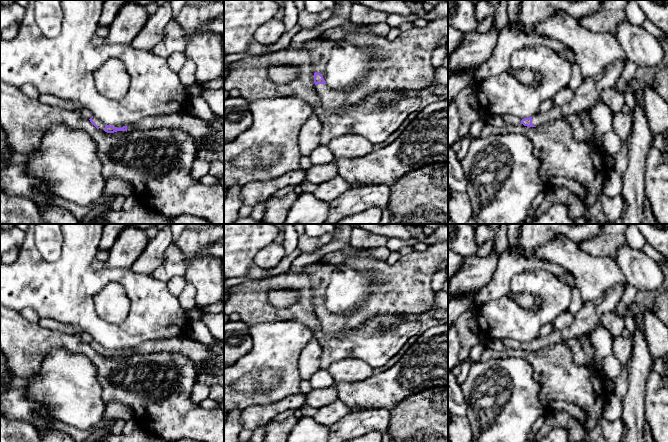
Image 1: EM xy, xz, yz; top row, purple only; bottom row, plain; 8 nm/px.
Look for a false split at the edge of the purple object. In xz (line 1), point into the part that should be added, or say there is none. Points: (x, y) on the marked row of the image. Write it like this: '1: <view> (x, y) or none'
1: xz (404, 64)

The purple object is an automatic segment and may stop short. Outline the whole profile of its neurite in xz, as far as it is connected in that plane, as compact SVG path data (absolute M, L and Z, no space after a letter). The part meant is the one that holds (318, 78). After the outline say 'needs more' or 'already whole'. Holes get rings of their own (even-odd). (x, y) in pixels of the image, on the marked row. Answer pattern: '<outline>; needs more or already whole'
M448 17L439 18L427 23L424 27L413 27L402 32L394 41L385 37L352 34L340 41L314 38L305 42L306 49L310 53L312 66L315 71L314 83L320 98L321 106L328 111L348 110L358 105L369 95L381 90L405 91L423 90L432 85L435 75L435 67L431 63L433 51L438 46L448 43ZM339 42L348 42L356 46L367 48L377 61L372 65L370 73L364 82L348 91L332 90L326 84L322 73L328 63L331 51Z; needs more

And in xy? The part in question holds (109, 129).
M190 112L173 113L165 116L152 116L144 118L137 123L116 128L105 125L101 120L92 116L90 122L97 128L107 133L127 130L150 130L157 128L179 129L189 134L195 142L199 155L202 154L200 146L211 137L210 123L194 116Z; needs more

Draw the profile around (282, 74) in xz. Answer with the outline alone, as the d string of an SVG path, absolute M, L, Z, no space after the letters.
M289 65L271 66L268 75L271 82L276 84L286 84L295 80L301 73L296 67Z

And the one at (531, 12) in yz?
M521 0L518 21L535 33L538 22L563 11L576 20L597 12L603 0Z

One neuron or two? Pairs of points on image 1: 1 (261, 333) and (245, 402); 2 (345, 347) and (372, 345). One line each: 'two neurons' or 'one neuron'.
1: one neuron
2: one neuron

